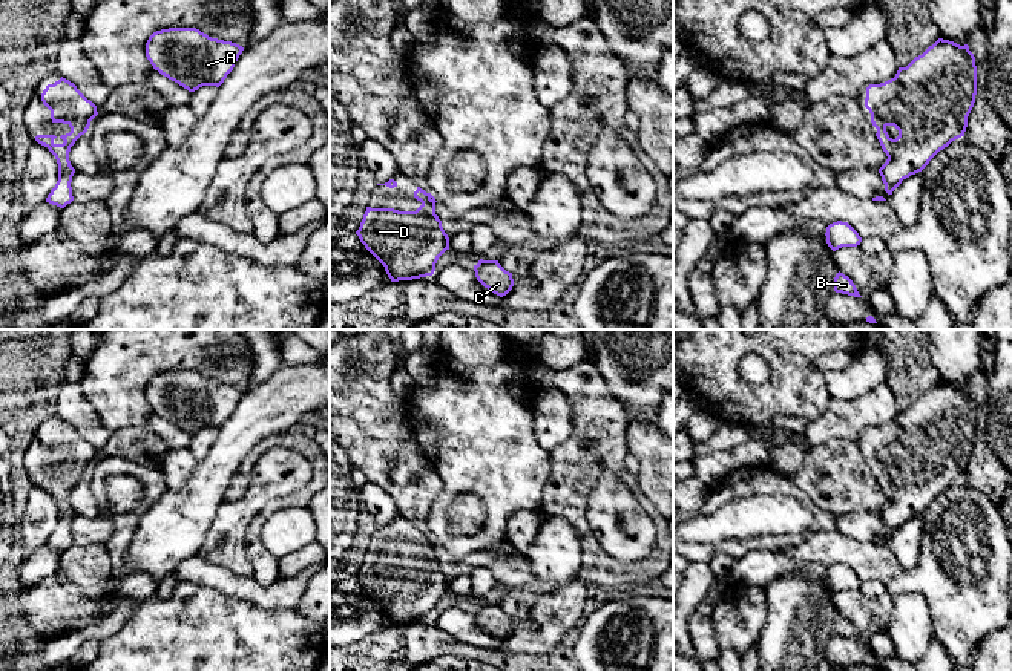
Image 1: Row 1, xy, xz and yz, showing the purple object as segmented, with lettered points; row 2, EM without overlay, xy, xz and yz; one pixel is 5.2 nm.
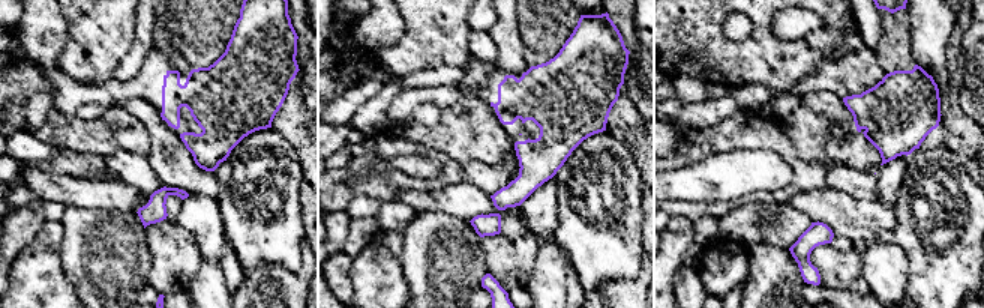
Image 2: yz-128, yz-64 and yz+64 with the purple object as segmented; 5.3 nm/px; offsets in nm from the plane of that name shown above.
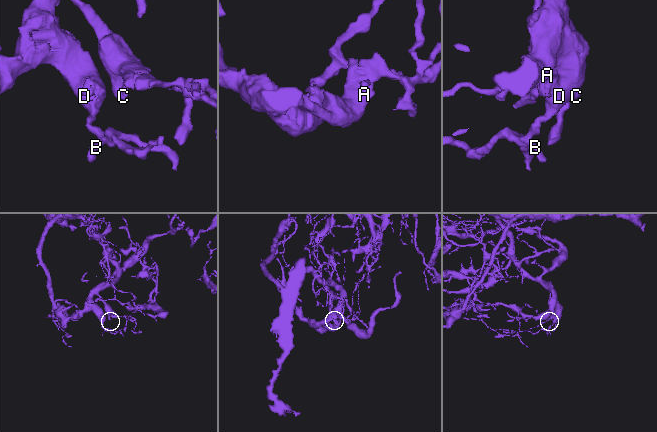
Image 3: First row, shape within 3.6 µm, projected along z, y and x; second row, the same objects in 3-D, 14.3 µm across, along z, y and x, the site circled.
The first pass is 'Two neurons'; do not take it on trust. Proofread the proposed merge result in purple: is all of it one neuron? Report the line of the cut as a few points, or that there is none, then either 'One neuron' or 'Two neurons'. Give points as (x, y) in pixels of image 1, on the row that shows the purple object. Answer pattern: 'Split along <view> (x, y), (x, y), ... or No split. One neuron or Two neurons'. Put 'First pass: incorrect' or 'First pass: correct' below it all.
No split. One neuron
First pass: incorrect

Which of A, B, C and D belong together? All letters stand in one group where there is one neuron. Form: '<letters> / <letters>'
A B C D

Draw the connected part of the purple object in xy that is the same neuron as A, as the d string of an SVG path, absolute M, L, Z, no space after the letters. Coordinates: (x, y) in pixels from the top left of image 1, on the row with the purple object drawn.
M196 28L161 29L146 43L153 69L189 92L202 86L219 87L242 51L242 46L212 38Z

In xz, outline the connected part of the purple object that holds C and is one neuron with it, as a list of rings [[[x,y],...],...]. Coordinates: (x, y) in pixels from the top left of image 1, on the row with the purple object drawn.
[[[480,259],[477,265],[474,265],[477,280],[494,294],[503,297],[506,296],[512,286],[514,279],[512,273],[506,271],[498,260],[483,260]]]

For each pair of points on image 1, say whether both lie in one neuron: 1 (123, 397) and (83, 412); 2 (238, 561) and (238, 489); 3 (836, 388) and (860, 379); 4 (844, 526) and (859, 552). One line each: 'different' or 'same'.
1: different
2: different
3: same
4: different

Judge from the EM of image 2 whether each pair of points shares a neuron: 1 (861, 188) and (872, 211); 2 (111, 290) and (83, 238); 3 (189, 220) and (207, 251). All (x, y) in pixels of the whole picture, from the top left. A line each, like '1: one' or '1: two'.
1: two
2: one
3: one

